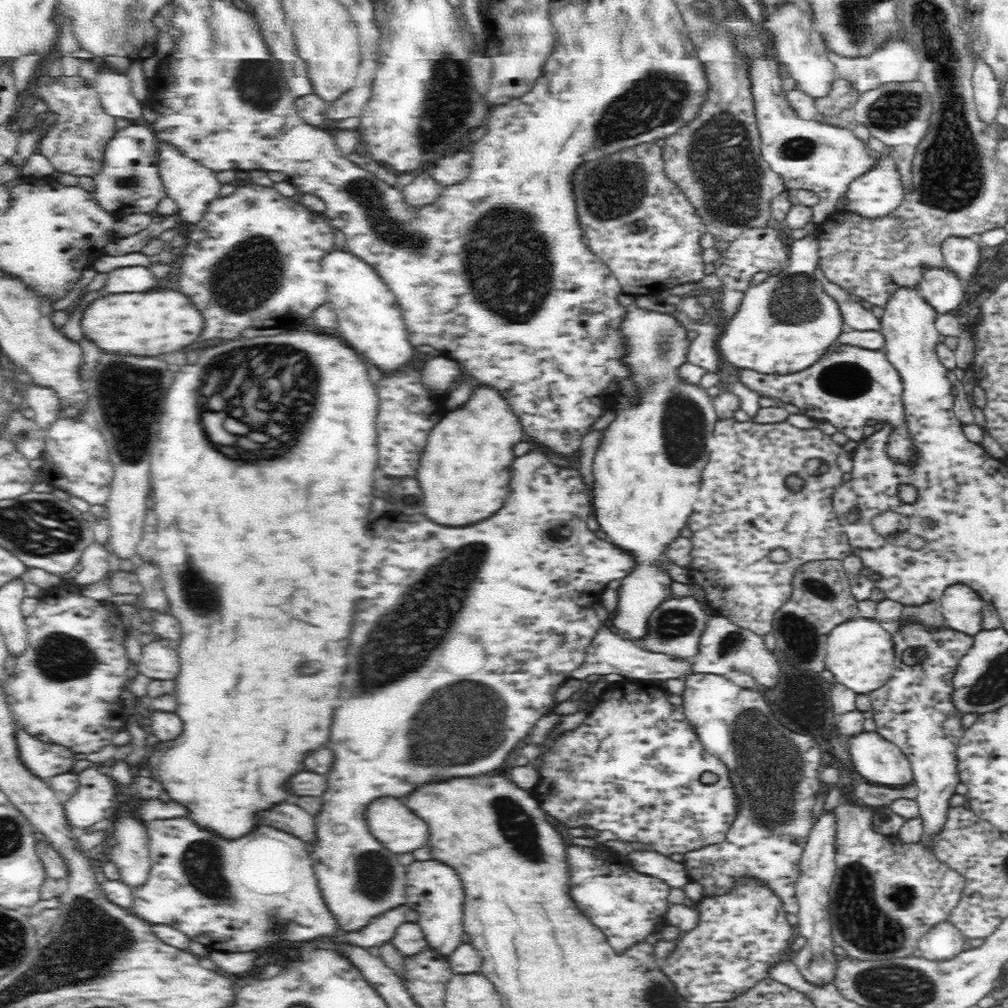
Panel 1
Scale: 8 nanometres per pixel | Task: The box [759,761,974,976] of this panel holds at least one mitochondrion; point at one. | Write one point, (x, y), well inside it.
(875, 929)

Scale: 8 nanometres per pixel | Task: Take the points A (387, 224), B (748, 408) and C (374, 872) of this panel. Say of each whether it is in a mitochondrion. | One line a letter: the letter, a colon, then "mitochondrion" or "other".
A: mitochondrion
B: other
C: mitochondrion

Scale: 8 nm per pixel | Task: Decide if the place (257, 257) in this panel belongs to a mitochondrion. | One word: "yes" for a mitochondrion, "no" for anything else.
yes

